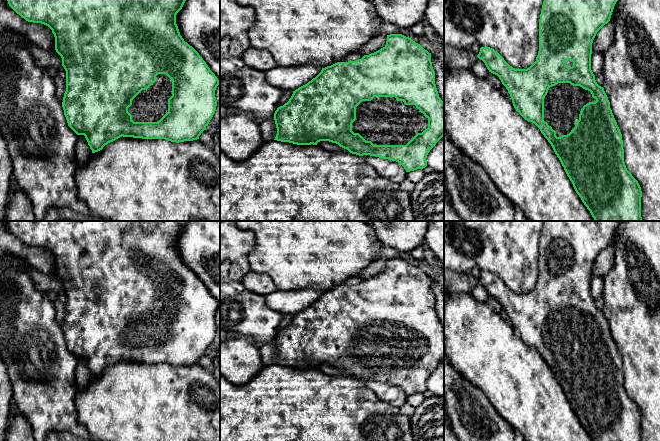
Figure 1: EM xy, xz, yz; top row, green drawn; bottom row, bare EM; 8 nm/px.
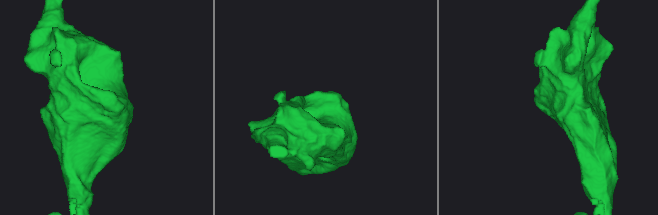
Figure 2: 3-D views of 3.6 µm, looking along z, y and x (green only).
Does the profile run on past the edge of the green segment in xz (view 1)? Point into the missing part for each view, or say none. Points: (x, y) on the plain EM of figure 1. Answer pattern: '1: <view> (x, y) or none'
1: xz (384, 345)

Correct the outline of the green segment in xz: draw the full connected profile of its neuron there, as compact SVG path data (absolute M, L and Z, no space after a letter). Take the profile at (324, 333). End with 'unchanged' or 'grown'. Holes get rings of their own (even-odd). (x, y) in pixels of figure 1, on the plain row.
M402 258L387 259L386 269L380 274L364 279L361 283L348 286L337 286L322 292L321 296L307 308L299 311L289 325L277 332L274 337L277 358L274 364L289 366L297 369L317 369L320 365L329 365L347 373L350 377L359 380L370 379L389 383L400 387L406 396L423 393L427 390L427 379L436 367L444 360L444 326L439 321L435 308L435 295L432 291L431 277L420 268Z | grown

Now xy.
M6 221L9 230L28 246L48 250L55 261L55 274L62 282L66 295L66 315L62 331L68 350L77 358L84 359L92 377L120 361L142 363L165 363L184 366L199 363L212 343L217 324L215 314L220 305L210 294L199 277L184 265L176 248L176 239L182 233L187 221Z | grown

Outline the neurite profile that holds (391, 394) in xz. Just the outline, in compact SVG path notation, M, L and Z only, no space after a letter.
M363 379L362 381L365 386L367 386L377 395L380 400L396 408L400 408L407 402L406 394L396 385L370 379Z

